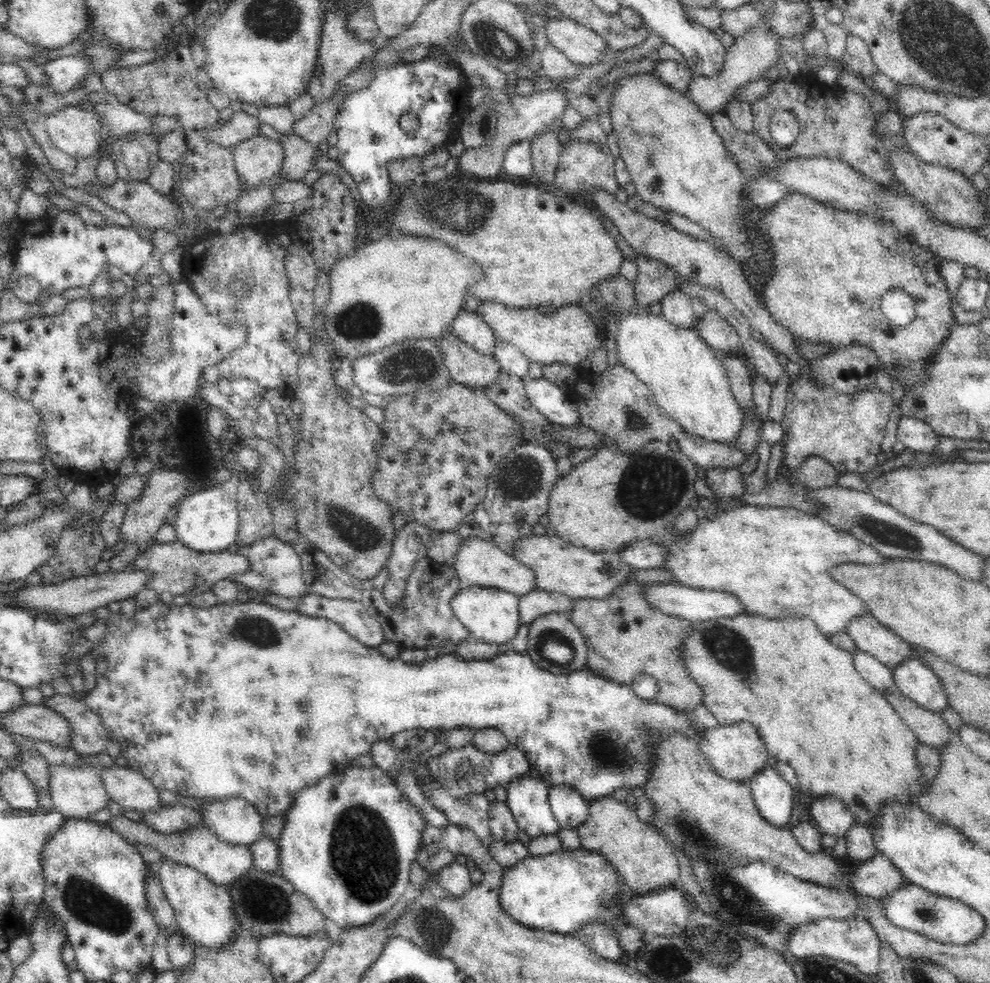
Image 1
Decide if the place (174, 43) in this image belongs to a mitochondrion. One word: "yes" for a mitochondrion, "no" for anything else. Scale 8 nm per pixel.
no

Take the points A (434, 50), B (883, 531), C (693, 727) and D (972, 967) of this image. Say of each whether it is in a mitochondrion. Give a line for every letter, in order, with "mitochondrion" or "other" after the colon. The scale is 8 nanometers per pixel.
A: other
B: mitochondrion
C: other
D: other

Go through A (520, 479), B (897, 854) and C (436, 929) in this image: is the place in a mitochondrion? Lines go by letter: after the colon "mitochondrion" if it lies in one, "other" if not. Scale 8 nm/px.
A: mitochondrion
B: other
C: mitochondrion

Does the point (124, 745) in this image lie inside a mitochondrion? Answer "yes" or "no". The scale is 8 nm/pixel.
no

